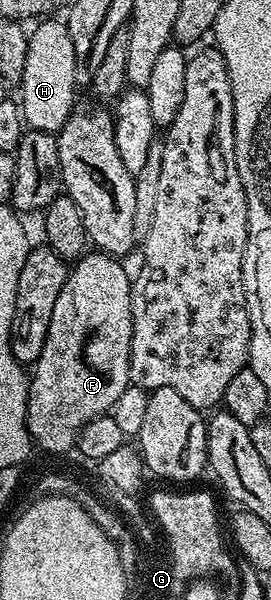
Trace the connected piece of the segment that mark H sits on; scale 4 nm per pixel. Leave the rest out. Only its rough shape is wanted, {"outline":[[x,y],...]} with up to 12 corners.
{"outline":[[63,19],[31,29],[18,85],[24,123],[59,133],[77,107]]}

